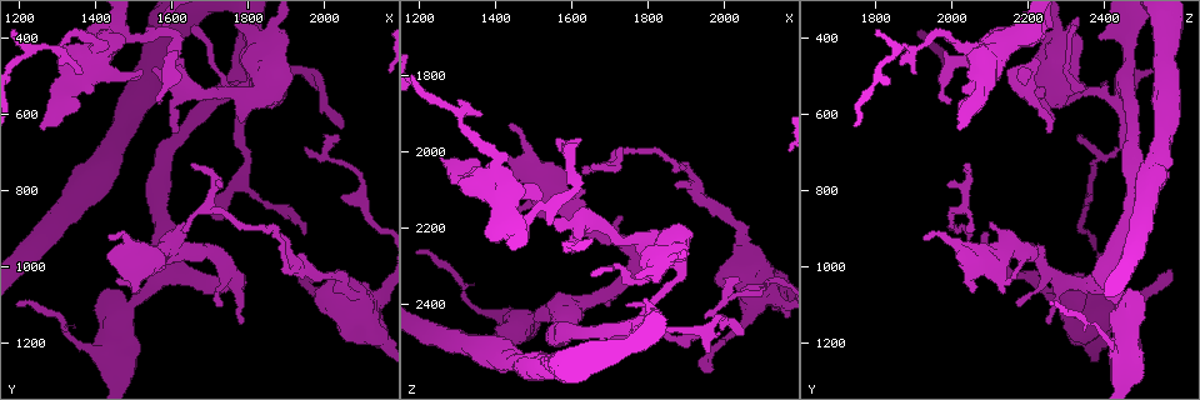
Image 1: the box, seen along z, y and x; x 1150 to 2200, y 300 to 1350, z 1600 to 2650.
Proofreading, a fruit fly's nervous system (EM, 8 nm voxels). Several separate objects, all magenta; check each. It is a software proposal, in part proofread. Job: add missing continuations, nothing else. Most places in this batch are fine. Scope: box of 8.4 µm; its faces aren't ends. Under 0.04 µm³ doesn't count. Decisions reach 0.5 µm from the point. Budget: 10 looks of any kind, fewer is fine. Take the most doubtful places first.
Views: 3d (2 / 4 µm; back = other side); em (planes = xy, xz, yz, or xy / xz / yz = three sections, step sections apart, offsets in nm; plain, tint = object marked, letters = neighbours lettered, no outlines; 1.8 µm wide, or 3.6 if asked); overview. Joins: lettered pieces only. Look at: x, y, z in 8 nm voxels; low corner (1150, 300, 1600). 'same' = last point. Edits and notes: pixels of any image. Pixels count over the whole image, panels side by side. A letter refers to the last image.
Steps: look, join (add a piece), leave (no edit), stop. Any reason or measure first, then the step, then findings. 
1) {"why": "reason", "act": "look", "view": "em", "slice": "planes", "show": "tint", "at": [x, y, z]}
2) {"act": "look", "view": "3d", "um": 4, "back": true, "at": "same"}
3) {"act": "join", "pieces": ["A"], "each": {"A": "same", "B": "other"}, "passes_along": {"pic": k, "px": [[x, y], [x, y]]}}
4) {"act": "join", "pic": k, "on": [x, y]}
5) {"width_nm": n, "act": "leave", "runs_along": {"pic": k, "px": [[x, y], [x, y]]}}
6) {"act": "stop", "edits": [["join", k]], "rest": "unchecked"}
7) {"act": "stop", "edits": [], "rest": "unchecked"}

{"why": "branch stops here", "act": "look", "view": "3d", "um": 2, "at": [1255, 630, 2015]}

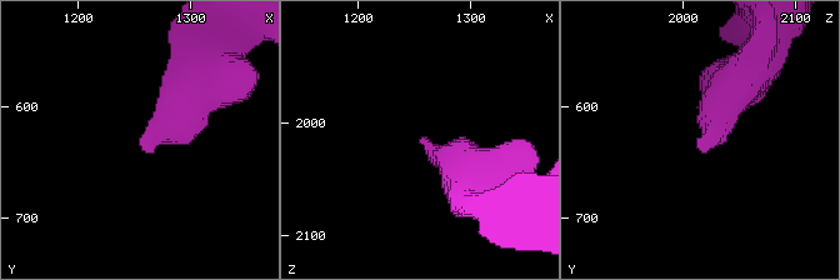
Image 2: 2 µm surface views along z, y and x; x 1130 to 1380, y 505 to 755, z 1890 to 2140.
{"act": "look", "view": "em", "slice": "planes", "show": "letters", "at": [1254, 634, 2018]}

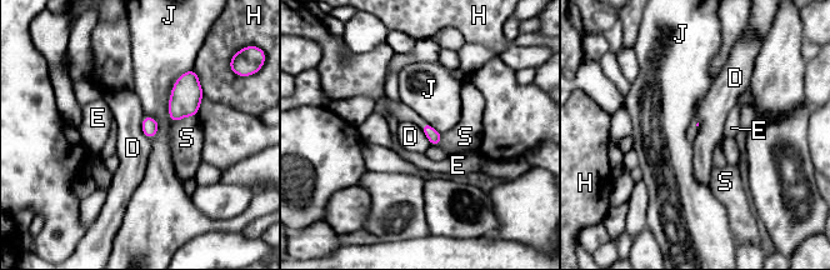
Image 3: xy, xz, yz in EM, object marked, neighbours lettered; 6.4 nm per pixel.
{"longest_contact_nm": ["J", 380], "act": "leave", "each": {"D": "other", "E": "other", "H": "other", "J": "other", "S": "other"}, "border": {"pic": 3, "px": [[144, 115], [141, 131], [150, 140]]}, "found": "no lettered piece goes on from it"}

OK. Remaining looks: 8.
{"why": "long arm stops here", "act": "look", "view": "3d", "um": 2, "at": [1580, 565, 1995]}

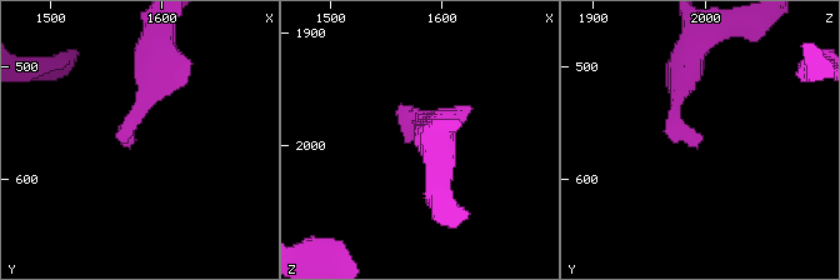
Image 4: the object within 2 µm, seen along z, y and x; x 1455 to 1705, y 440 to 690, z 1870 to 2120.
{"act": "look", "view": "em", "slice": "yz", "step": 16, "show": "letters", "at": [1572, 566, 1994]}

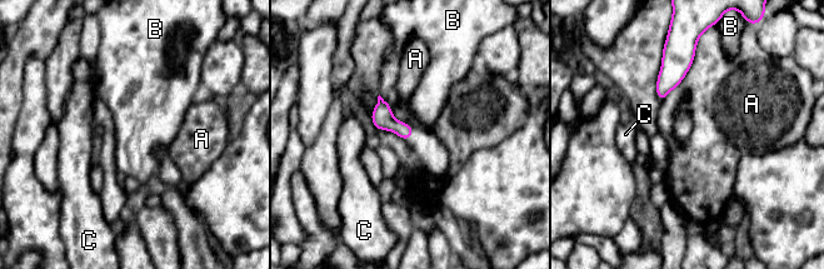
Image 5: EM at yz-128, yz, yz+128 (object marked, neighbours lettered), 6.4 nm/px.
{"act": "leave", "each": {"A": "other", "B": "other", "C": "other"}, "border": {"pic": 5, "px": [[695, 51], [684, 78], [660, 101]]}, "found": "no lettered piece goes on from it"}

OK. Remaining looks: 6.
{"why": "calibre changes", "act": "look", "view": "3d", "um": 2, "back": true, "at": [1760, 515, 2460]}

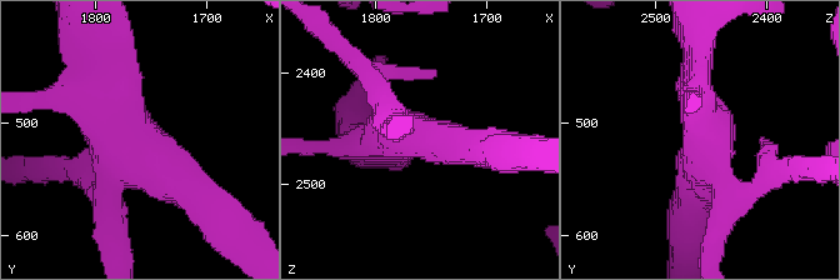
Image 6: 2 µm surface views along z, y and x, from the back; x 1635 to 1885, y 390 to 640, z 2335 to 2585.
{"why": "need the tissue", "act": "look", "view": "em", "slice": "planes", "show": "letters", "at": [1766, 514, 2454]}

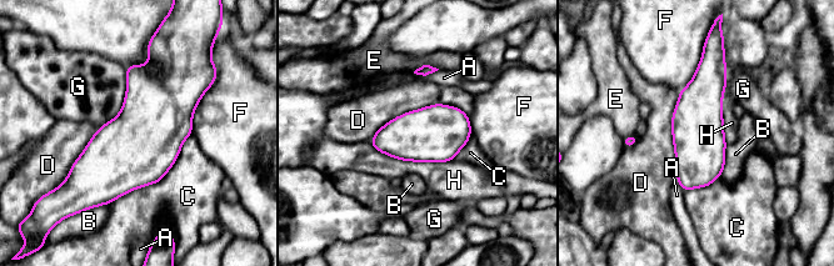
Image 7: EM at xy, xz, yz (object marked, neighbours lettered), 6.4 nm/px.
{"act": "leave", "each": {"A": "other", "B": "other", "C": "other", "D": "other", "E": "other", "F": "other", "G": "other", "H": "other"}, "border": {"pic": 7, "px": [[679, 91], [672, 119], [675, 180]]}, "found": "no lettered piece goes on from it"}

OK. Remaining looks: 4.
{"why": "branch point", "act": "look", "view": "em", "um": 3.6, "slice": "xy", "step": 16, "show": "tint", "at": [1430, 1220, 2455]}

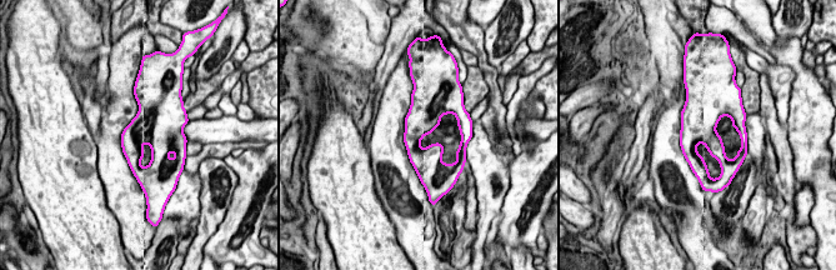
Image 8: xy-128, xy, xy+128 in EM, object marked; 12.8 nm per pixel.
{"why": "another direction", "act": "look", "view": "em", "um": 3.6, "slice": "planes", "show": "letters", "at": "same"}

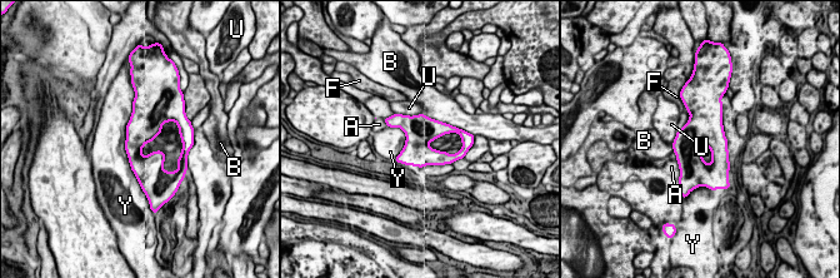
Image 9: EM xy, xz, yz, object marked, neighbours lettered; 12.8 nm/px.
{"width_nm": 380, "act": "leave", "each": {"A": "other", "B": "other", "F": "other", "U": "other", "Y": "other"}, "border": {"pic": 9, "px": [[134, 98], [125, 153], [140, 183]]}, "found": "none of them fits"}

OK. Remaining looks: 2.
{"act": "stop", "edits": [], "rest": "unchecked"}

